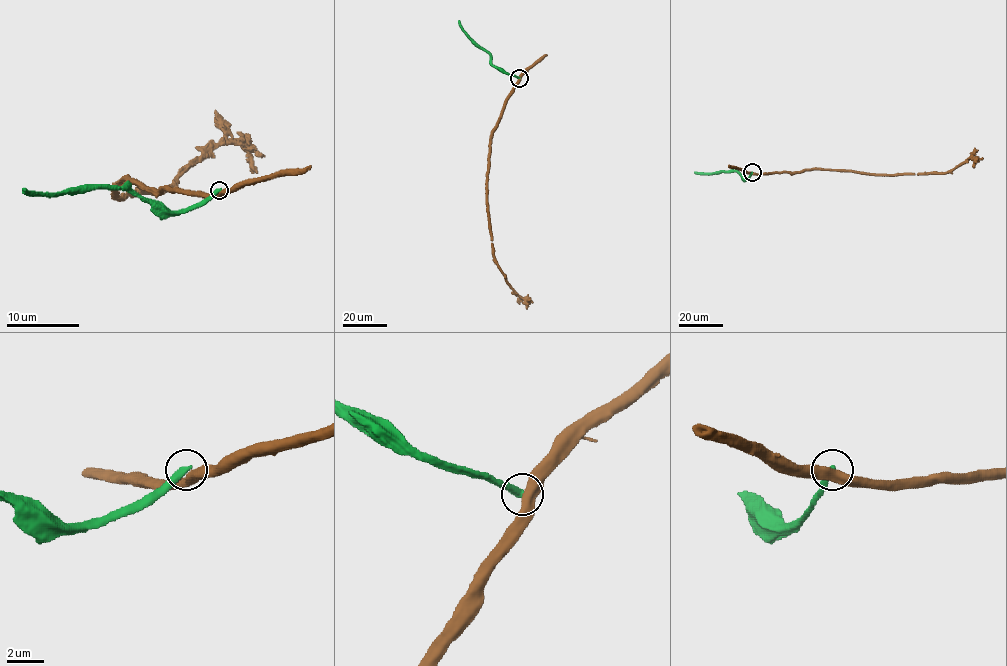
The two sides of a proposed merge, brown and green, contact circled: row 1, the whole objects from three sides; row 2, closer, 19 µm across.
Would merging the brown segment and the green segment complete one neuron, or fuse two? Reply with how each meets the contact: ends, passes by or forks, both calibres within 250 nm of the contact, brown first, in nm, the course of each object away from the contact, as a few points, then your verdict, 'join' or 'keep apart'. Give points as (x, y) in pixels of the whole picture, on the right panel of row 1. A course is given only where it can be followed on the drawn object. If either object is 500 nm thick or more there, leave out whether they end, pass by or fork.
calibres 550 and 380 nm; course brown (752, 173), (800, 172), (812, 169), (872, 174), (940, 173), (969, 158), (973, 159), (973, 167); course green (752, 172), (746, 179), (737, 171), (694, 172); keep apart

